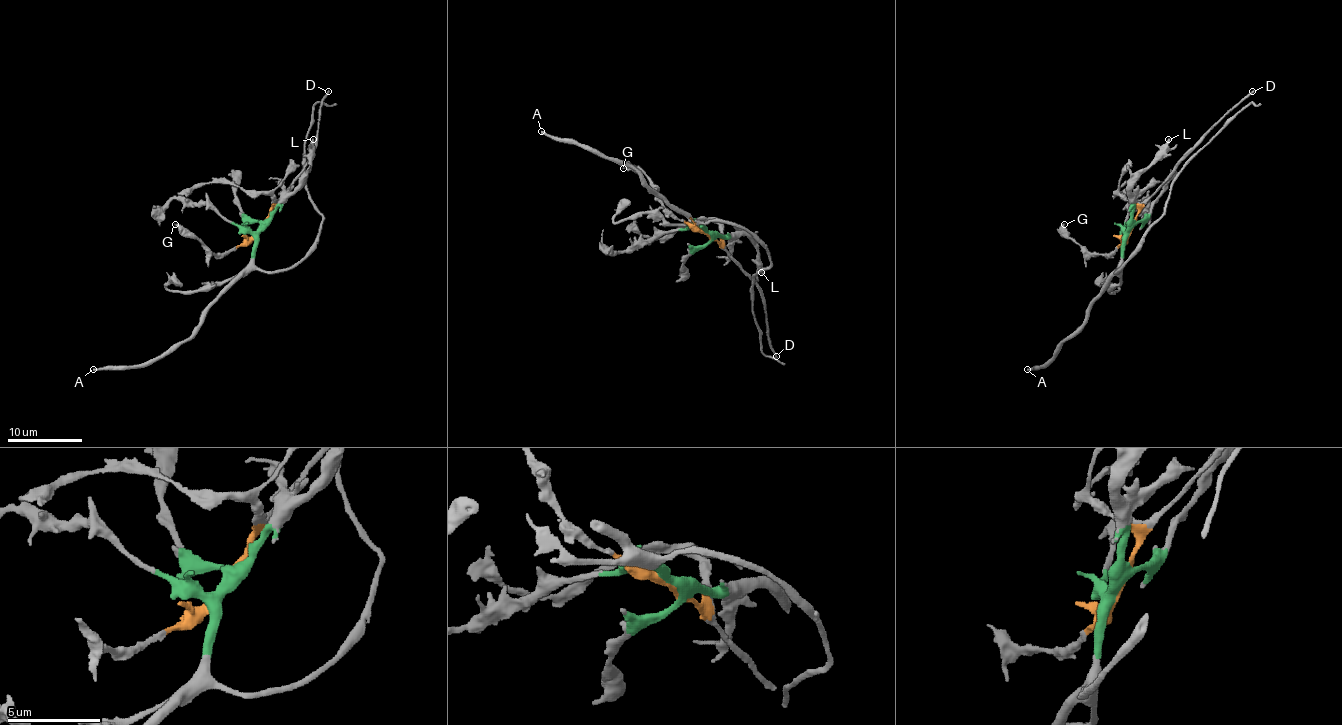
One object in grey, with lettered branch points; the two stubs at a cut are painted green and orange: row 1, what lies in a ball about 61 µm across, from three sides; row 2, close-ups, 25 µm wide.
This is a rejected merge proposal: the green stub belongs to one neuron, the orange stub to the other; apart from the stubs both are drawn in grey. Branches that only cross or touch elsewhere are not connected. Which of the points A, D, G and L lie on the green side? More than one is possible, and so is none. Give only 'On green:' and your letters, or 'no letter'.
On green: A, L

